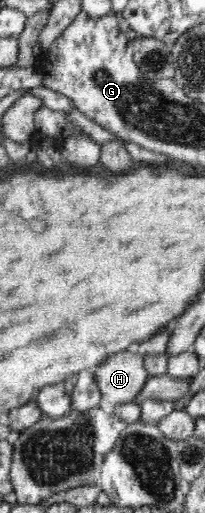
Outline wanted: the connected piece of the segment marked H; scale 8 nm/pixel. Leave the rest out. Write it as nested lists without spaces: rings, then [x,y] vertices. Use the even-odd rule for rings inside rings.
[[[135,349],[122,351],[92,371],[101,399],[112,405],[133,401],[150,377],[143,365],[143,356]]]

